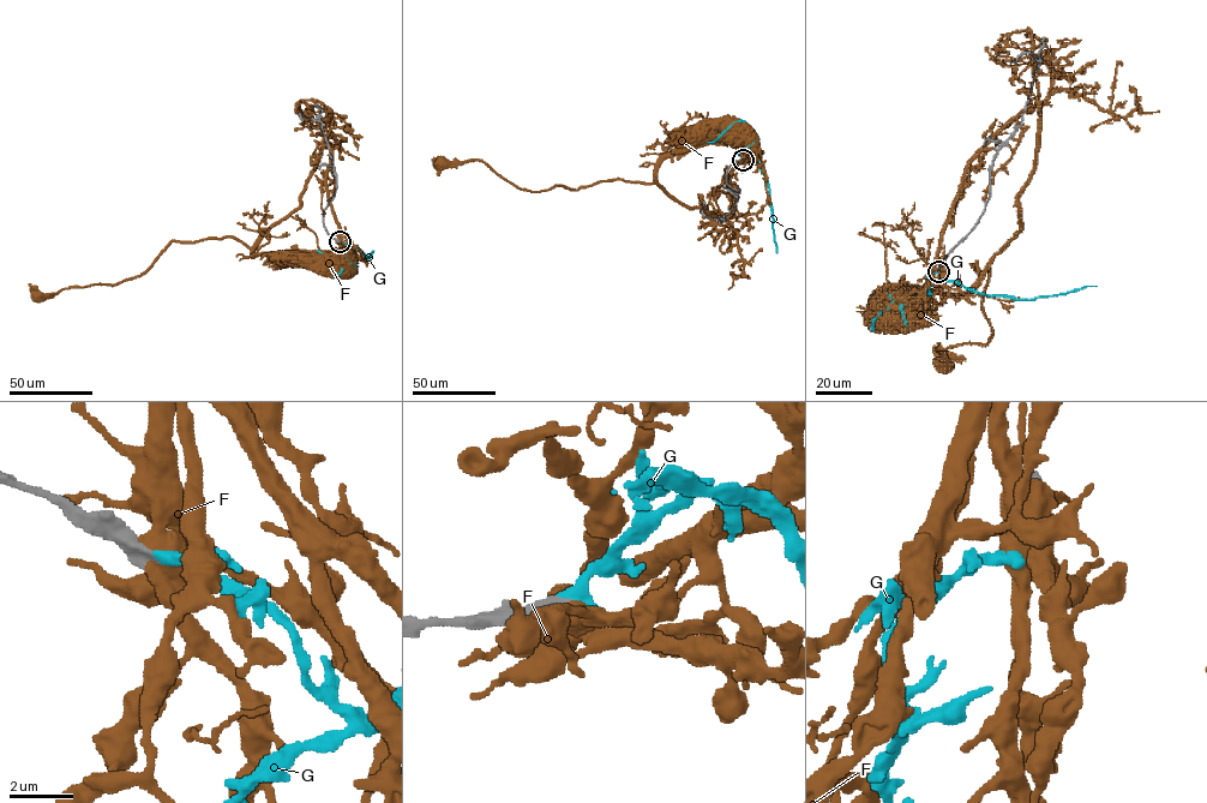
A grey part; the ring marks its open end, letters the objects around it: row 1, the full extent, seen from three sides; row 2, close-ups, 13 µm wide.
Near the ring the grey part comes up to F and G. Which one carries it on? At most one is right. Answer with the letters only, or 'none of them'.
G

